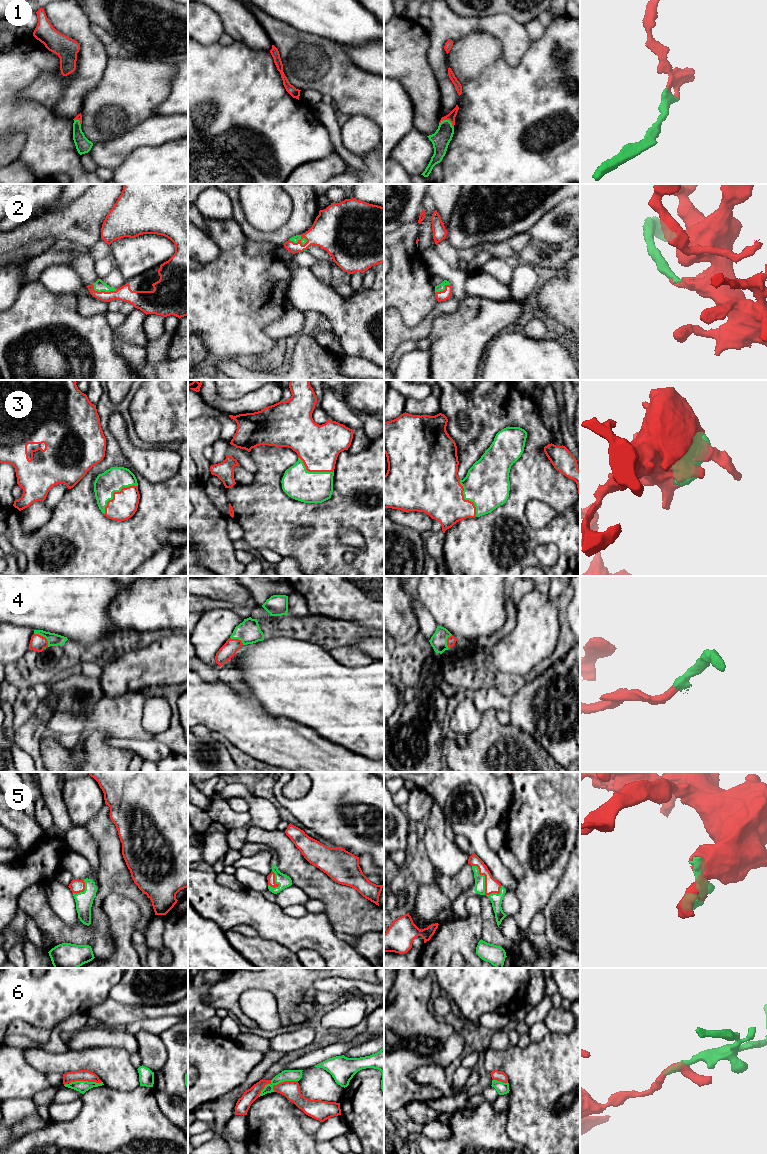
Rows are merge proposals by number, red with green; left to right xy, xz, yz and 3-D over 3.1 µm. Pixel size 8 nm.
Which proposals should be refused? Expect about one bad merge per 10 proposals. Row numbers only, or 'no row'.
6

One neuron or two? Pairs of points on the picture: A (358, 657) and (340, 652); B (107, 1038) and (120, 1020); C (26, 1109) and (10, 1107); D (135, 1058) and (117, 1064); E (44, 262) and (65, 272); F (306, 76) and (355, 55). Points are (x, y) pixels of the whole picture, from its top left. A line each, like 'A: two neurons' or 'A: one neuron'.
A: one neuron
B: two neurons
C: one neuron
D: two neurons
E: two neurons
F: two neurons

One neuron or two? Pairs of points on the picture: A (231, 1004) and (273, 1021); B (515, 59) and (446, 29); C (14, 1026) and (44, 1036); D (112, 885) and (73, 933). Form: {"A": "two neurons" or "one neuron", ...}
{"A": "two neurons", "B": "one neuron", "C": "one neuron", "D": "one neuron"}

